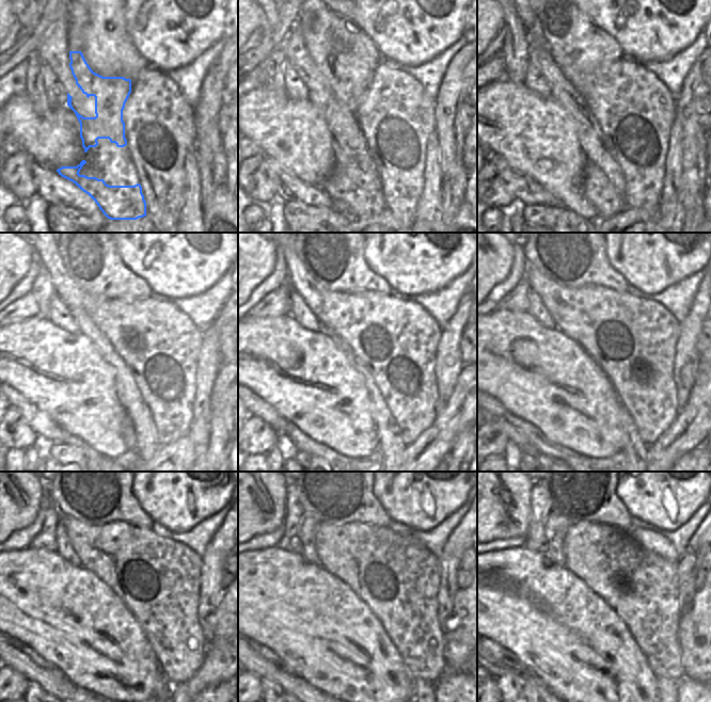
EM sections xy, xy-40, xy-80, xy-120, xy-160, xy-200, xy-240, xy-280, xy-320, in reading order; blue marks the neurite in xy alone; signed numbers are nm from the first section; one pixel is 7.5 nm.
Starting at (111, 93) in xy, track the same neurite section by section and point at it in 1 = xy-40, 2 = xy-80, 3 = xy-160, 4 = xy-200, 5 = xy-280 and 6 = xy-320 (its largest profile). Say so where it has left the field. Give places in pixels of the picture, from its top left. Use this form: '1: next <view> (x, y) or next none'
1: next xy-40 (347, 57)
2: next xy-80 (580, 48)
3: next xy-160 (332, 254)
4: next xy-200 (572, 254)
5: next xy-280 (337, 493)
6: next xy-320 (583, 493)

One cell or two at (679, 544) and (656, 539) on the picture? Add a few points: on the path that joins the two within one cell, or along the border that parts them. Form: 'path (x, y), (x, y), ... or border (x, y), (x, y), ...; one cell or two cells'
border (658, 532), (673, 545), (679, 555); two cells

